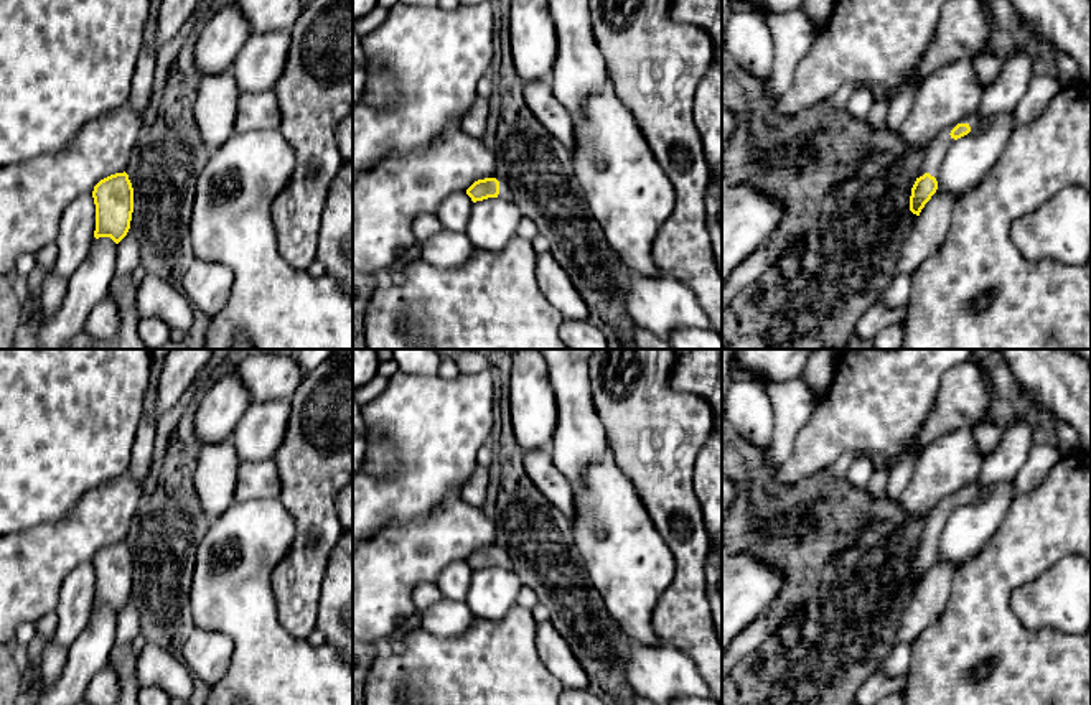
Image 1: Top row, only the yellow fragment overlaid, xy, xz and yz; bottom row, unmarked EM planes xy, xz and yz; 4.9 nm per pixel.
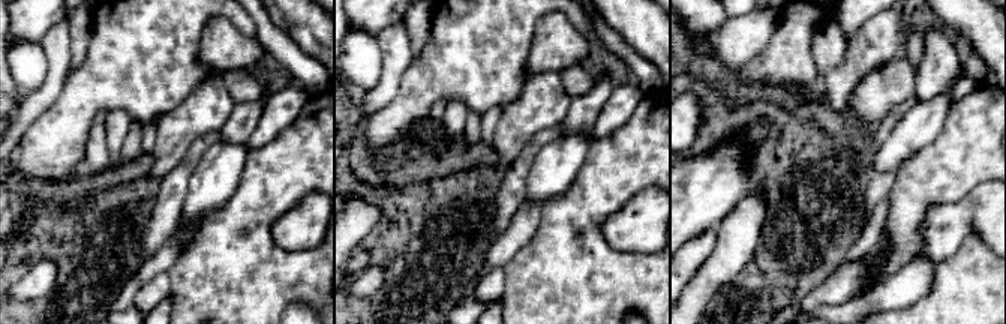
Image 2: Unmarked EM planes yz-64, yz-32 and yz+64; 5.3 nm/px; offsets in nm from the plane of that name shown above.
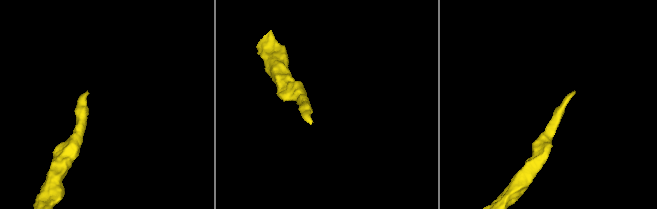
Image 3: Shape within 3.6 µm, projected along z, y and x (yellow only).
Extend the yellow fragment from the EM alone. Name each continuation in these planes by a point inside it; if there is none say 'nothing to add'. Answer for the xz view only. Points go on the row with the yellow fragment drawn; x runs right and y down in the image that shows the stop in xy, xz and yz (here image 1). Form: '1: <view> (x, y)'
1: xz (505, 191)

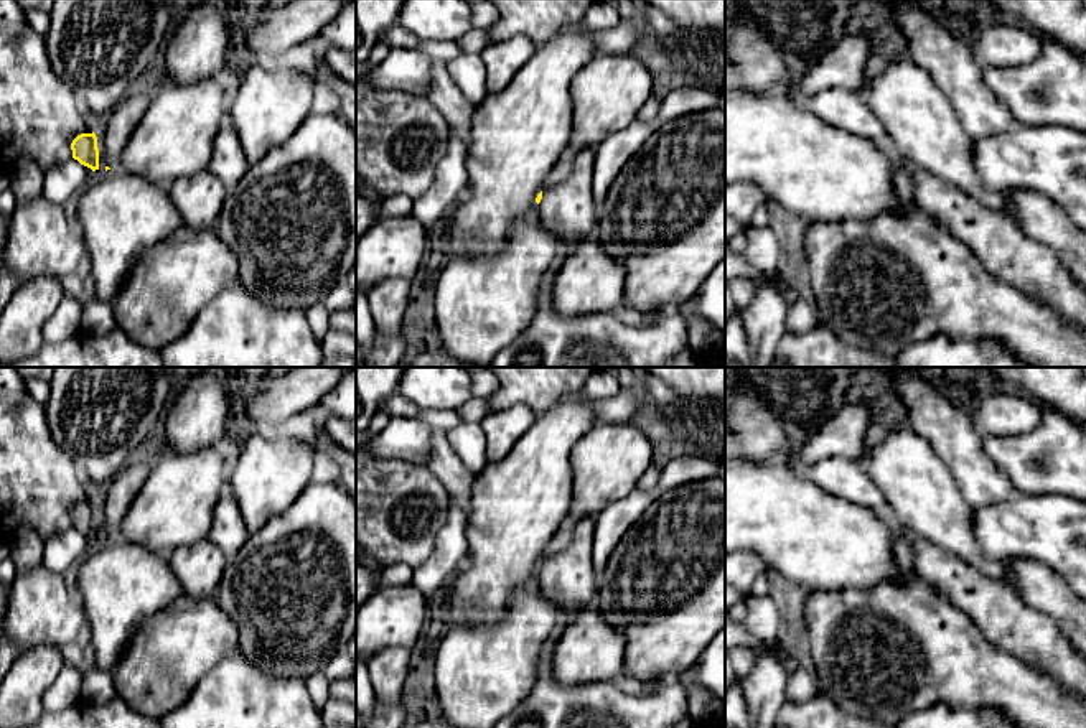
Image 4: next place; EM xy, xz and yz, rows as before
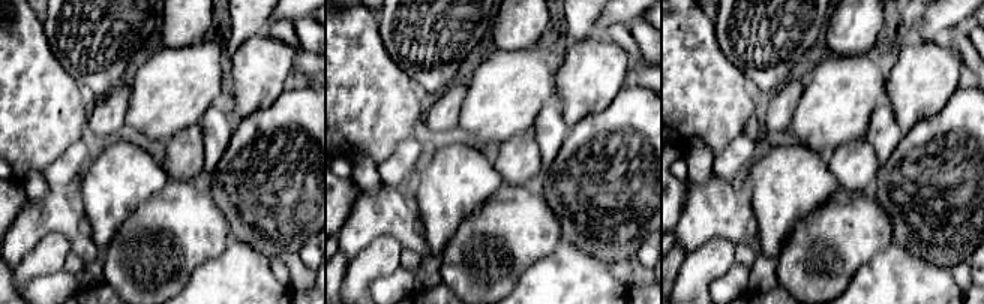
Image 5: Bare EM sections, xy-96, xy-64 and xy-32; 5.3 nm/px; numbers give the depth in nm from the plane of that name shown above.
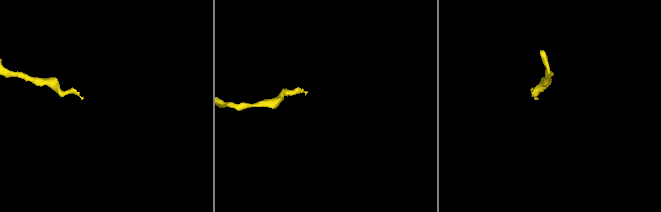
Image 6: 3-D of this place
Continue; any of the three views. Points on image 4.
nothing to add

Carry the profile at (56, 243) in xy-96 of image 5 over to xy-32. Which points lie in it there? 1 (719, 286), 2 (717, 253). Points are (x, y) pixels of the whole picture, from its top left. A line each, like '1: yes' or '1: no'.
1: no
2: yes

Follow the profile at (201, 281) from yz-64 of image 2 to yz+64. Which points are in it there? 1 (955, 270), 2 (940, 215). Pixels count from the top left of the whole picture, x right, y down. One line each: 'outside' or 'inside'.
1: inside
2: outside

